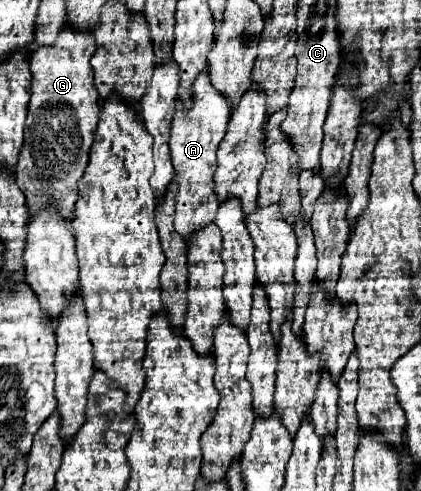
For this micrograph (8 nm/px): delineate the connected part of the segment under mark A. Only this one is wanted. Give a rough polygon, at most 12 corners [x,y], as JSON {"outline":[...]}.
{"outline":[[209,74],[177,112],[171,160],[175,230],[183,240],[213,224],[217,148],[231,108]]}

